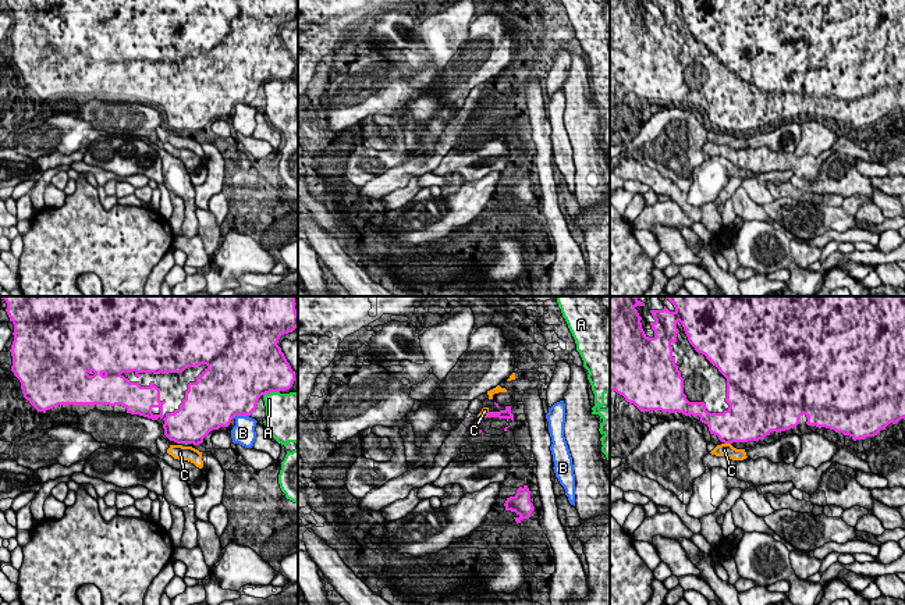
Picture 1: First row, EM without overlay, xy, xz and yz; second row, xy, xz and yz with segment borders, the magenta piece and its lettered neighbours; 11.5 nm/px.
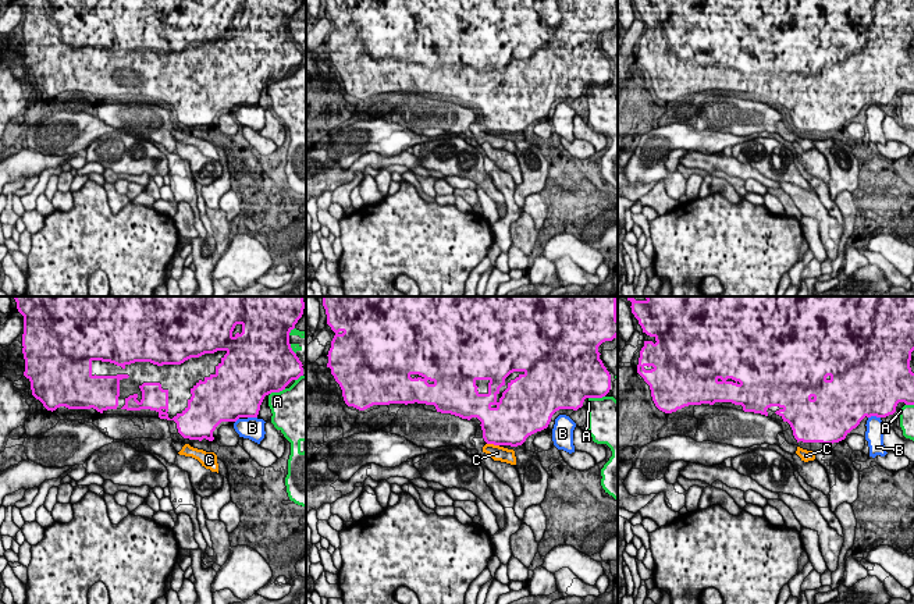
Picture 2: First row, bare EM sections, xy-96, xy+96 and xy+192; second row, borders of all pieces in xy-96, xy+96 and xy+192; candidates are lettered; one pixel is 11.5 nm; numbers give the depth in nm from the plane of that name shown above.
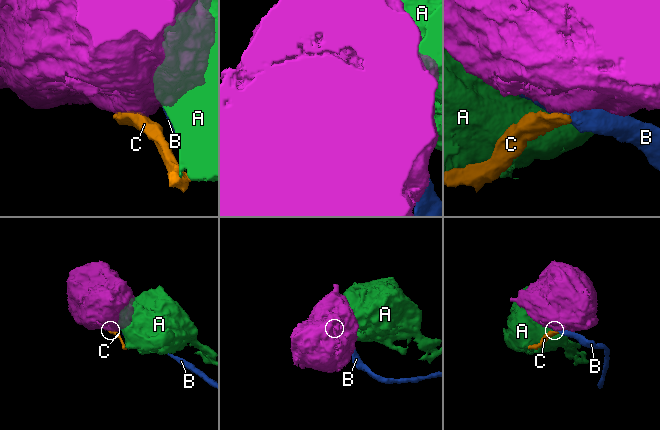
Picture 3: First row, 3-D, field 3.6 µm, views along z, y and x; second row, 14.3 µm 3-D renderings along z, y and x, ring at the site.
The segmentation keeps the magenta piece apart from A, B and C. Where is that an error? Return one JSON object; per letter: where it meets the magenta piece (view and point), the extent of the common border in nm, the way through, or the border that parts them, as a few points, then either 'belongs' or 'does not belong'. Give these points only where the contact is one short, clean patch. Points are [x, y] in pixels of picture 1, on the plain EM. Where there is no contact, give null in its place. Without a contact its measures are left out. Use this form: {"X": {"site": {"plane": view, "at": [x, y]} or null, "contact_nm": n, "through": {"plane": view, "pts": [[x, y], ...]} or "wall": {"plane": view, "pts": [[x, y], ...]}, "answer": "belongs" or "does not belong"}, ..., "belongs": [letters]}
{"A": {"site": {"plane": "xy", "at": [270, 79]}, "contact_nm": 200, "answer": "does not belong"}, "B": {"site": {"plane": "xy", "at": [240, 103]}, "contact_nm": 190, "answer": "does not belong"}, "C": {"site": {"plane": "yz", "at": [727, 131]}, "contact_nm": 80, "wall": {"plane": "yz", "pts": [[724, 131], [730, 132]]}, "answer": "does not belong"}, "belongs": []}

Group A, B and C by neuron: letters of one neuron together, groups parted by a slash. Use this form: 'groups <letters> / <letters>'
groups A / B / C

